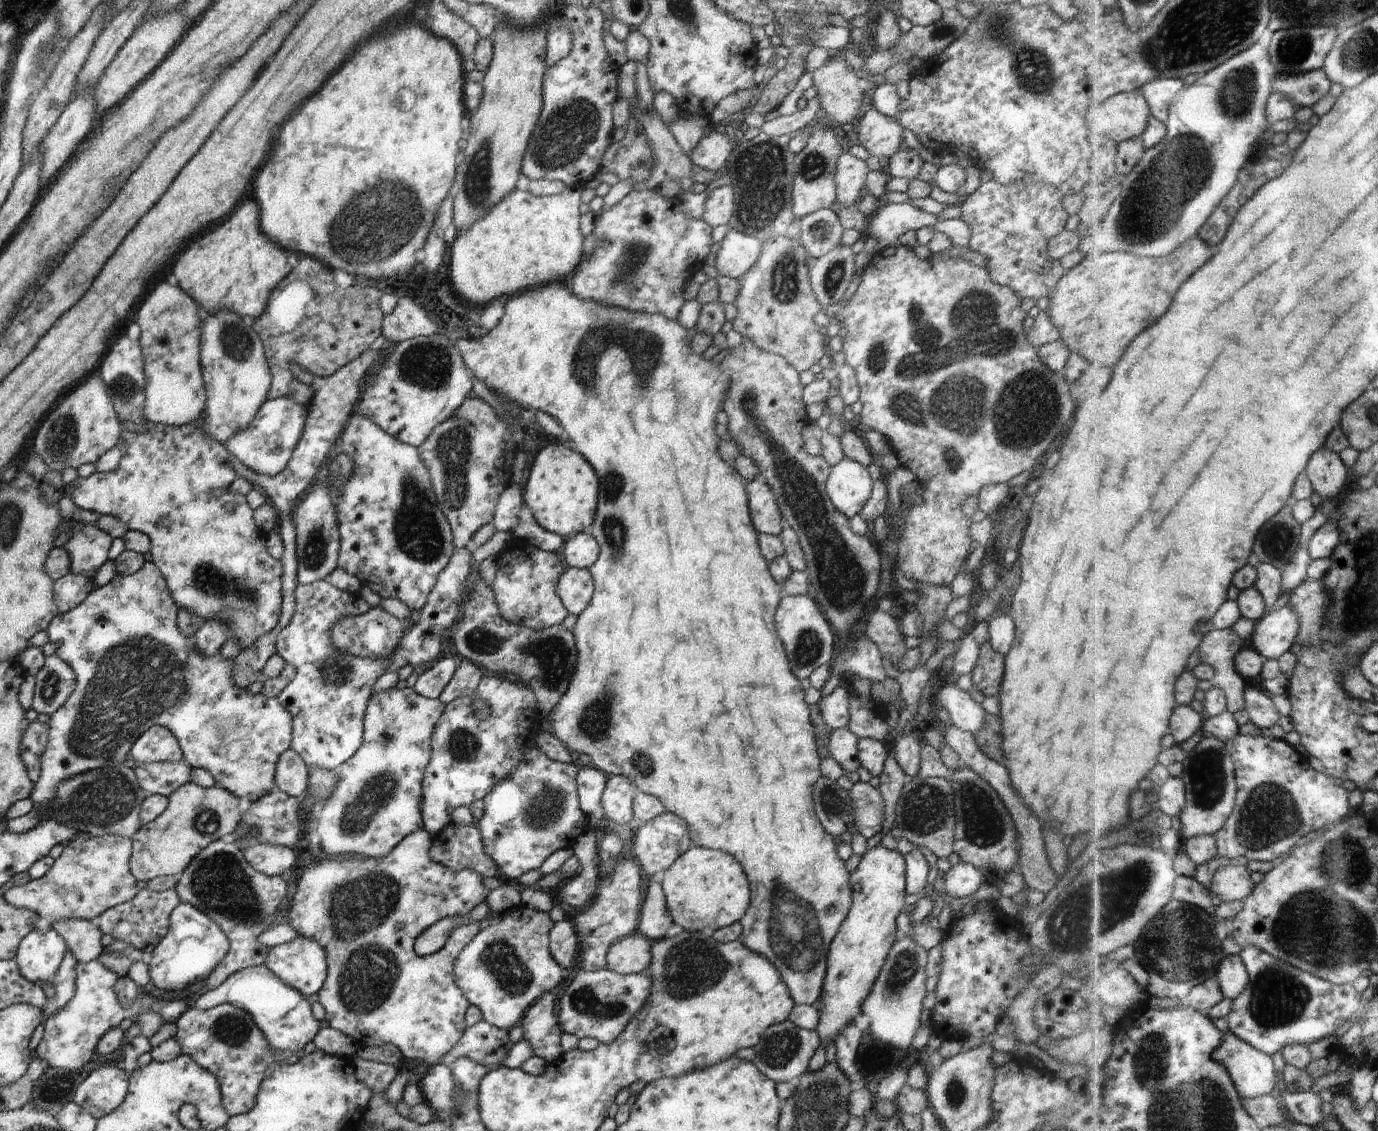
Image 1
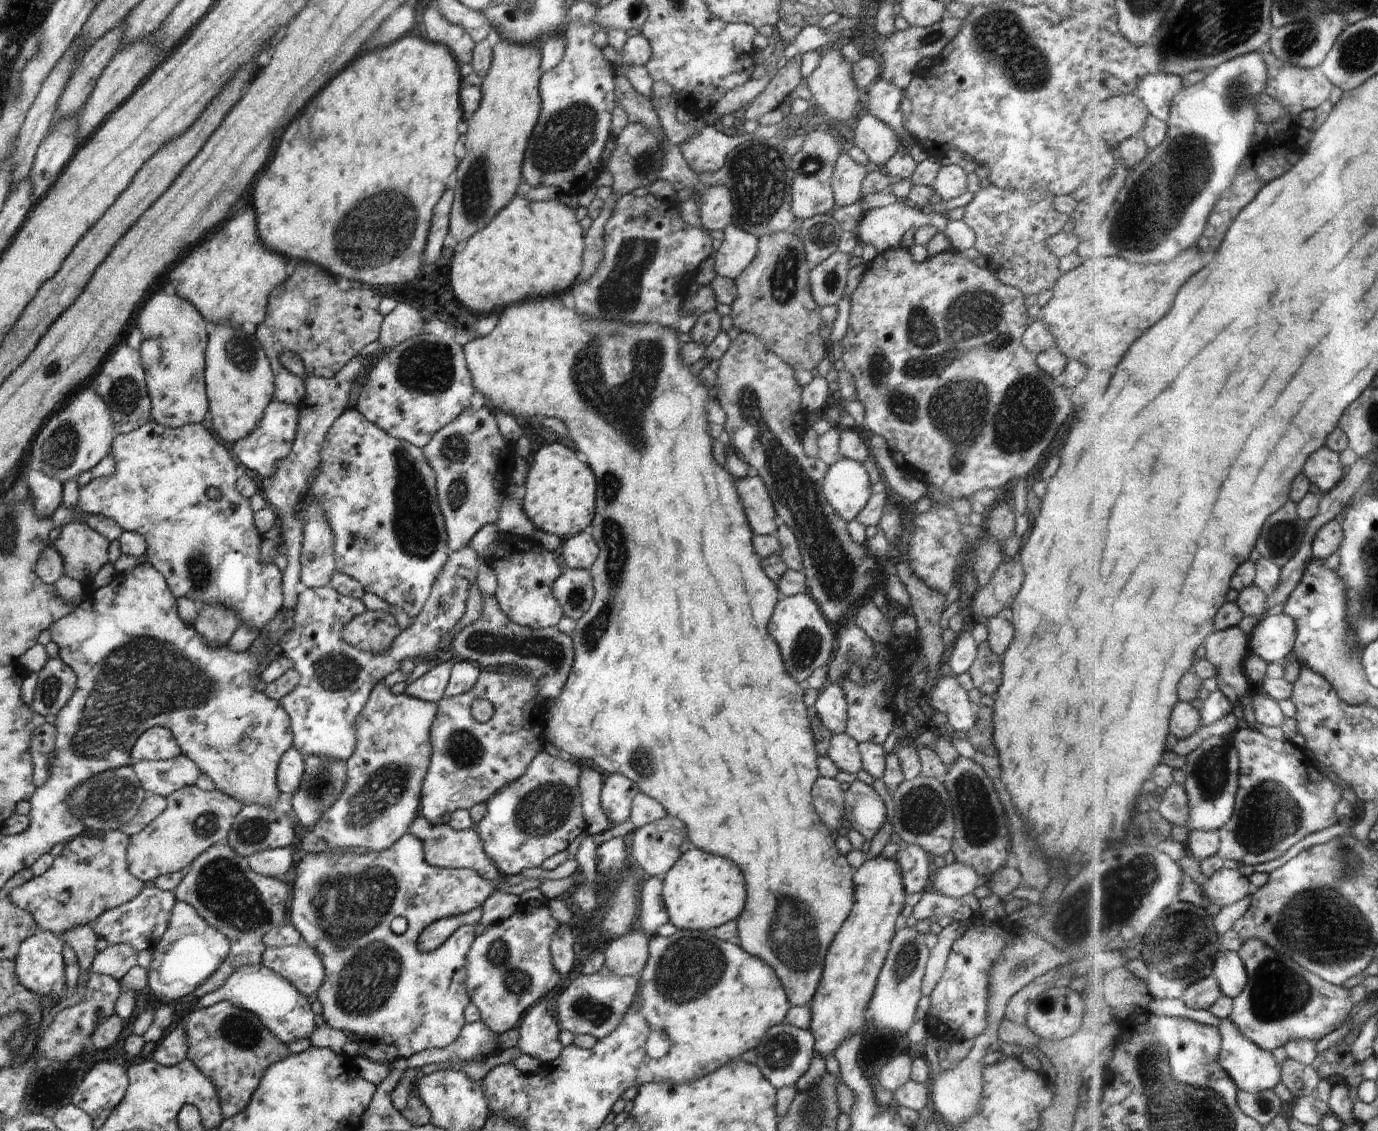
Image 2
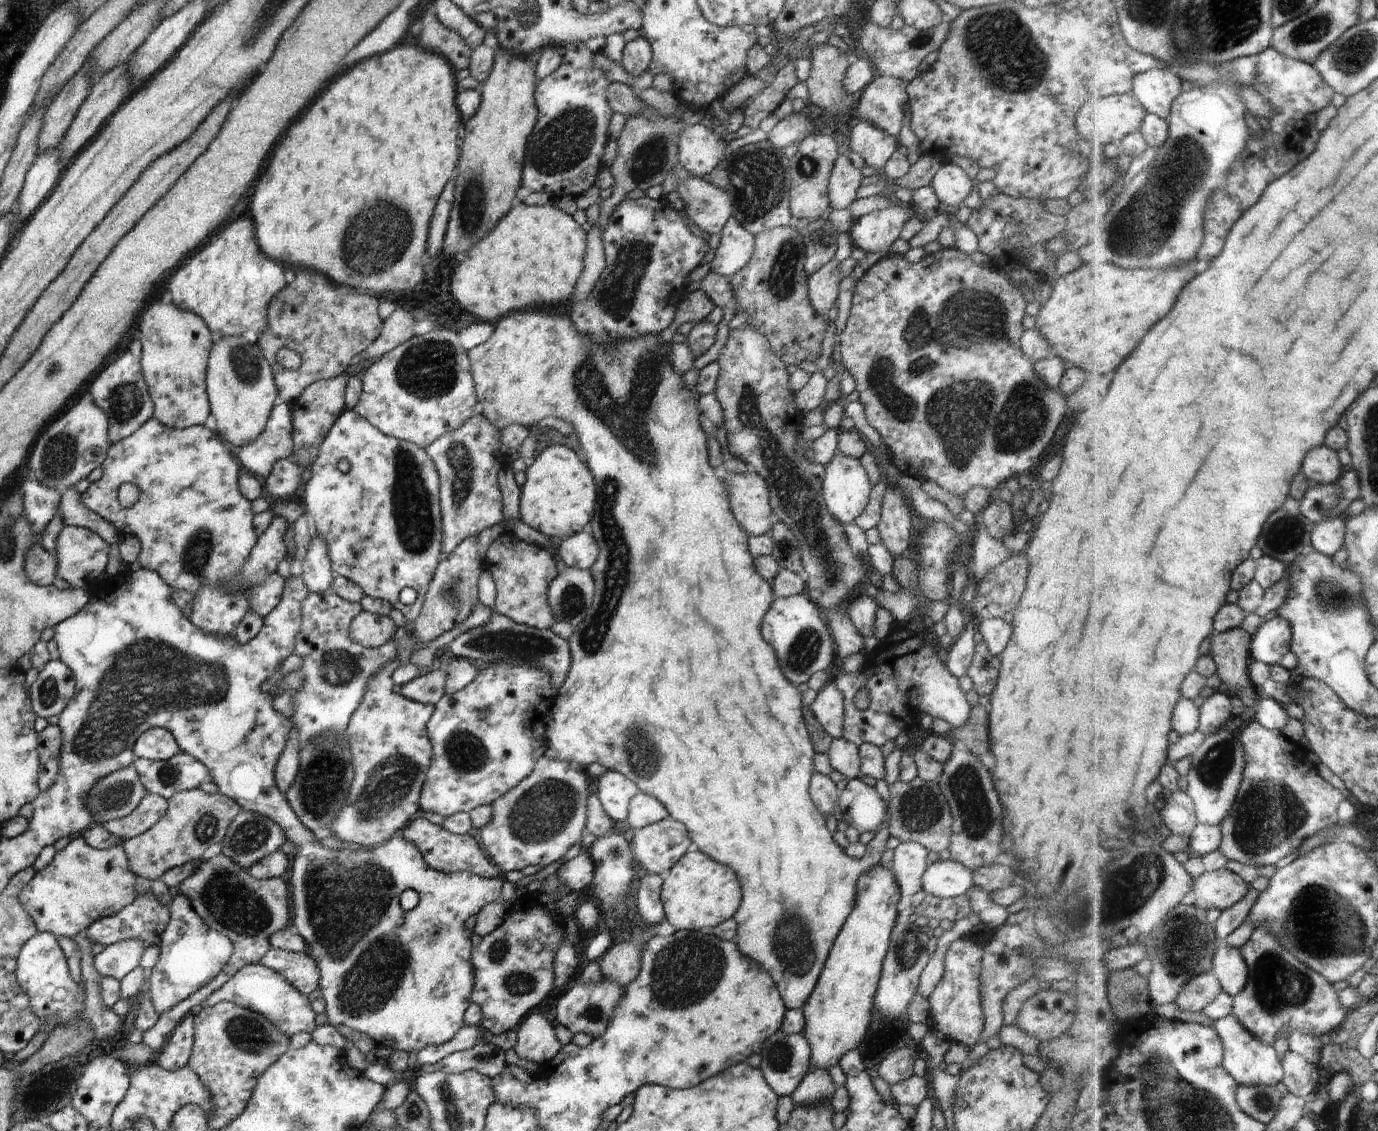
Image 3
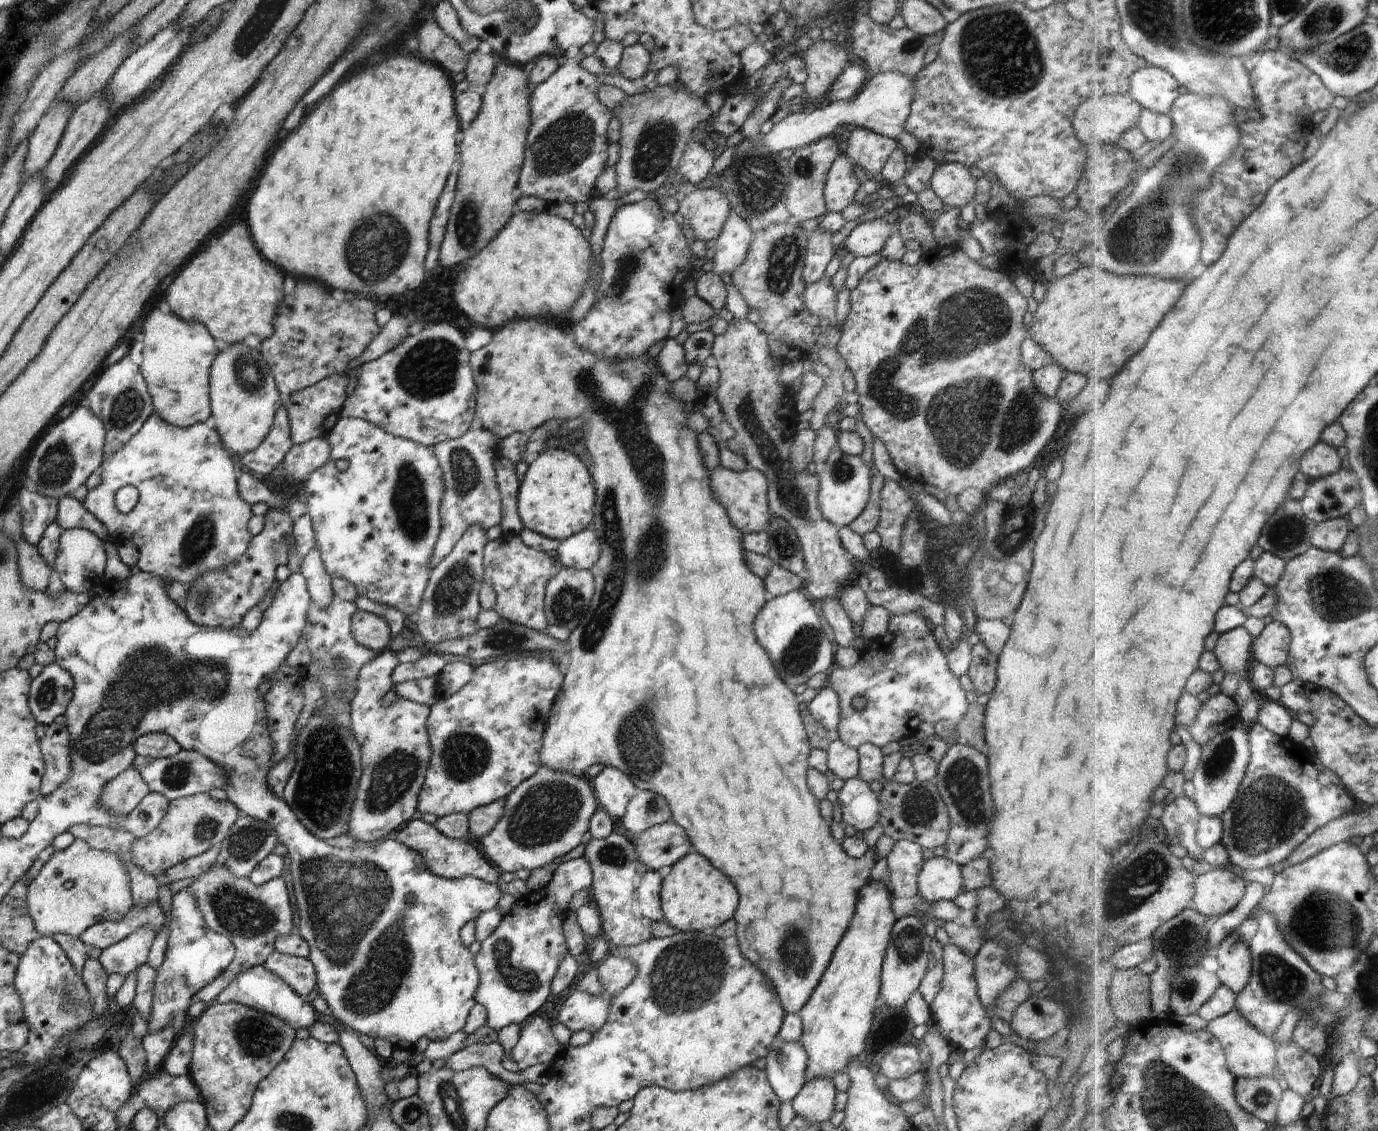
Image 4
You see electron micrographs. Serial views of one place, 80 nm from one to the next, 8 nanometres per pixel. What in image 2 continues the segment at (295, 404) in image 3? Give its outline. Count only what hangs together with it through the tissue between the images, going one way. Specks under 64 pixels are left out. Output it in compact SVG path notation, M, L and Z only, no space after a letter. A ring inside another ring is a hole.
M282 352L279 356L280 363L298 377L304 379L305 395L302 402L297 406L299 417L296 429L296 436L290 454L278 462L272 476L264 477L261 493L276 511L278 526L281 530L282 549L287 556L287 567L283 572L283 611L295 611L297 598L304 587L300 580L301 573L301 548L304 539L304 521L294 510L298 504L298 498L302 494L307 494L309 483L311 482L319 466L319 452L323 447L328 429L332 423L348 408L350 390L356 385L360 374L362 374L362 360L366 356L356 356L344 368L337 372L332 378L317 377L306 374L302 358L295 352Z

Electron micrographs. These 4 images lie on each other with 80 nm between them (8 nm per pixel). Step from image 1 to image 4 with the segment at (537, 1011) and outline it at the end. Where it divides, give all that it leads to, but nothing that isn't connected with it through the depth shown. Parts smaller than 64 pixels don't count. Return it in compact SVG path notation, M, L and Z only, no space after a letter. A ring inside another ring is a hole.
M531 1016L526 1026L521 1028L520 1038L511 1050L511 1058L522 1072L531 1066L554 1060L560 1054L559 1046L548 1022Z

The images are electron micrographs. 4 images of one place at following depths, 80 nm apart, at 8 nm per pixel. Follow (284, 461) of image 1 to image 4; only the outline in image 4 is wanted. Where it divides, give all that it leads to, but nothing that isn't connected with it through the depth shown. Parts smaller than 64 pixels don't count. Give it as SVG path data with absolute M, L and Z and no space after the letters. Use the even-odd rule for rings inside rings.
M280 407L272 426L256 450L241 456L241 462L256 476L270 476L281 464L289 448L294 445L290 434L287 410Z

